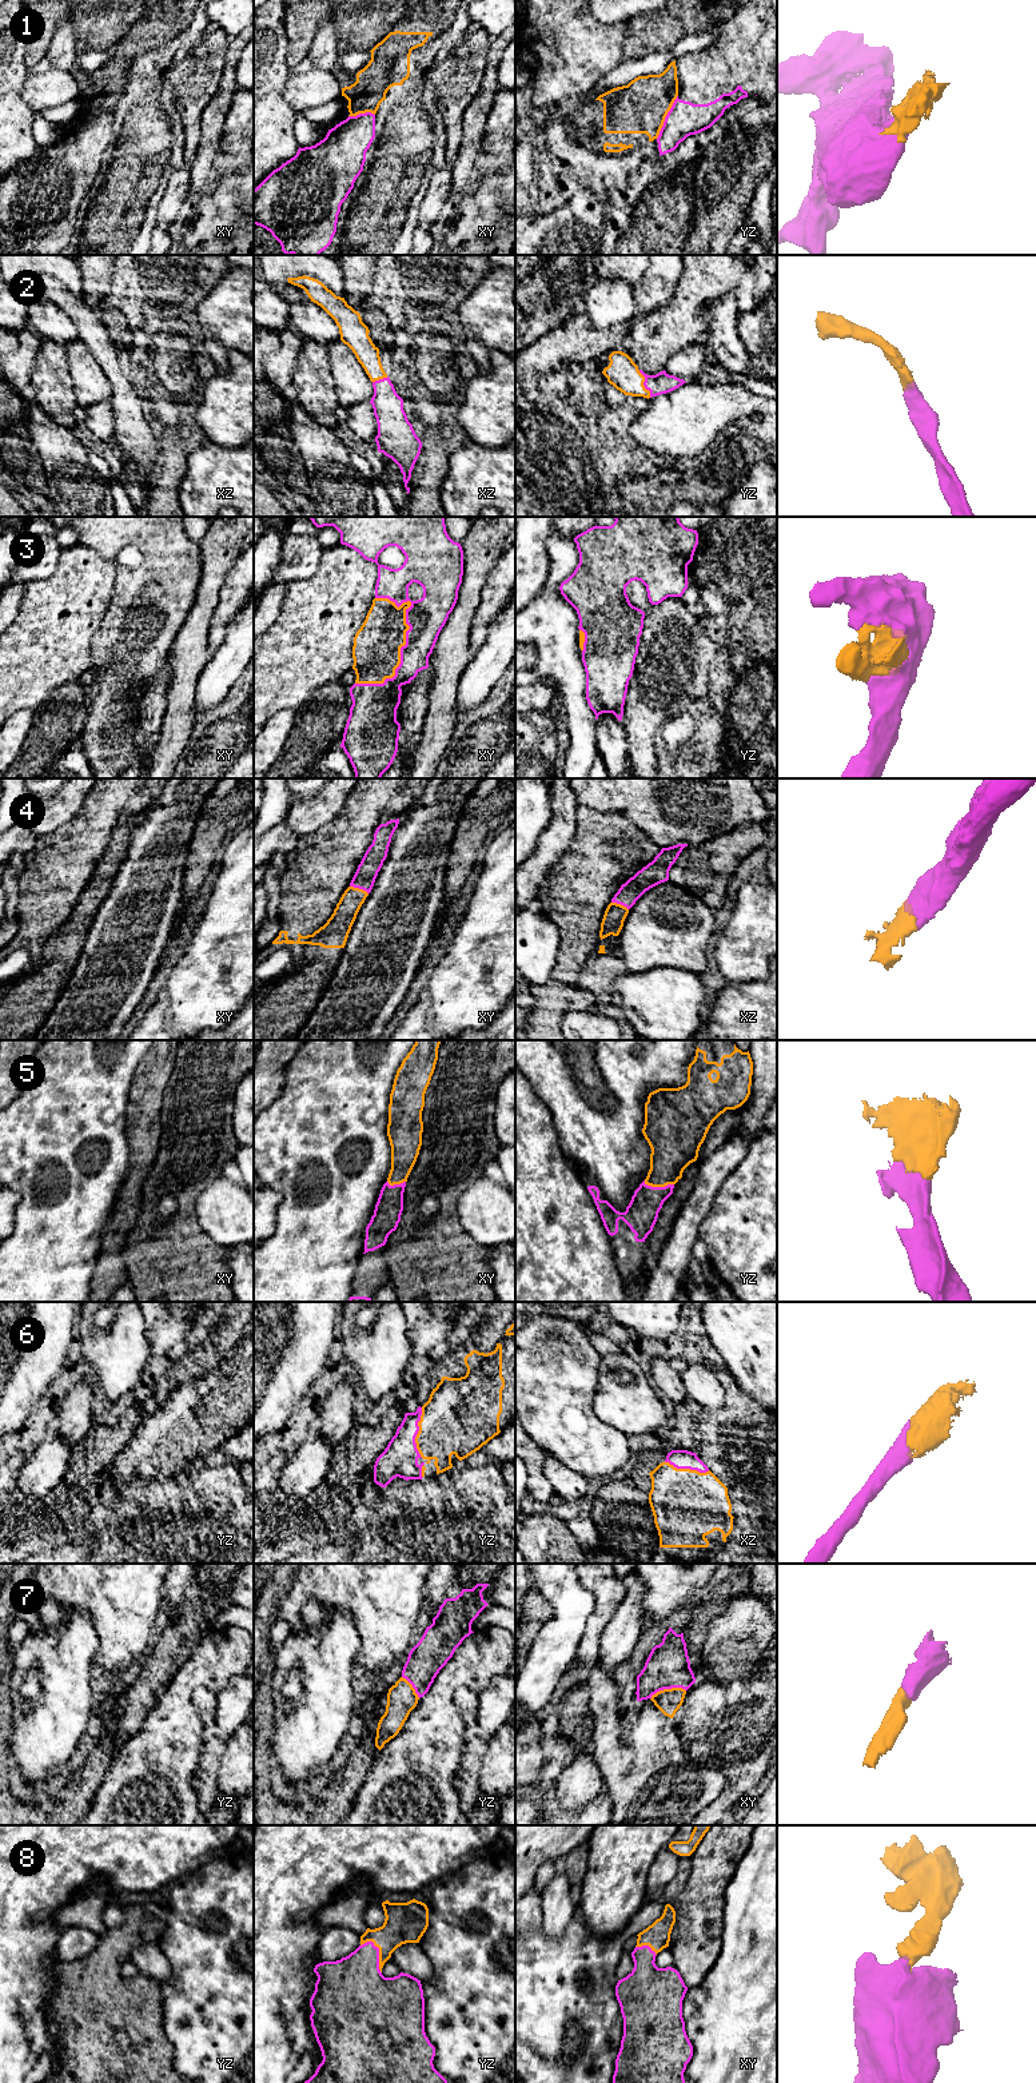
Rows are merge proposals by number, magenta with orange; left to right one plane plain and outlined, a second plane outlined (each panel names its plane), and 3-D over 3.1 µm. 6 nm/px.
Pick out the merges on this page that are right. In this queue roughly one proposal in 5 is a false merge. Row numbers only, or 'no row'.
2, 3, 4, 5, 6, 7, 8

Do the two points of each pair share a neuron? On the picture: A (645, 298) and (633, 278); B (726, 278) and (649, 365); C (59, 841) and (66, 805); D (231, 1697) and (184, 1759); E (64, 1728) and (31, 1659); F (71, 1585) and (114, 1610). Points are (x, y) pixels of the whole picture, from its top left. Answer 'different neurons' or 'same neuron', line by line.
A: different neurons
B: same neuron
C: different neurons
D: different neurons
E: same neuron
F: same neuron

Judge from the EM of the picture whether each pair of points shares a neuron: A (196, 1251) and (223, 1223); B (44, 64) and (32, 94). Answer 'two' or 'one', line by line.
A: two
B: two

